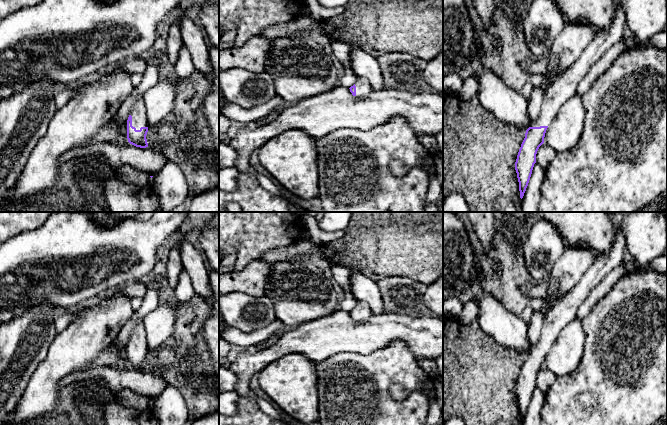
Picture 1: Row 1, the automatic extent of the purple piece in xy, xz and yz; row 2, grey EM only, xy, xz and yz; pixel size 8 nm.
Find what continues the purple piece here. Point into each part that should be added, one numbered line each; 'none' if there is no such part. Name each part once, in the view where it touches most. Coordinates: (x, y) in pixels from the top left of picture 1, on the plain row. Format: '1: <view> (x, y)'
1: xy (139, 341)

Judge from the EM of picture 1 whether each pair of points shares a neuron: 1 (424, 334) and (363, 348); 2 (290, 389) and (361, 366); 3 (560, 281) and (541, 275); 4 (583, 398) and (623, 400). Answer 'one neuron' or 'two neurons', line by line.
1: one neuron
2: two neurons
3: two neurons
4: one neuron

